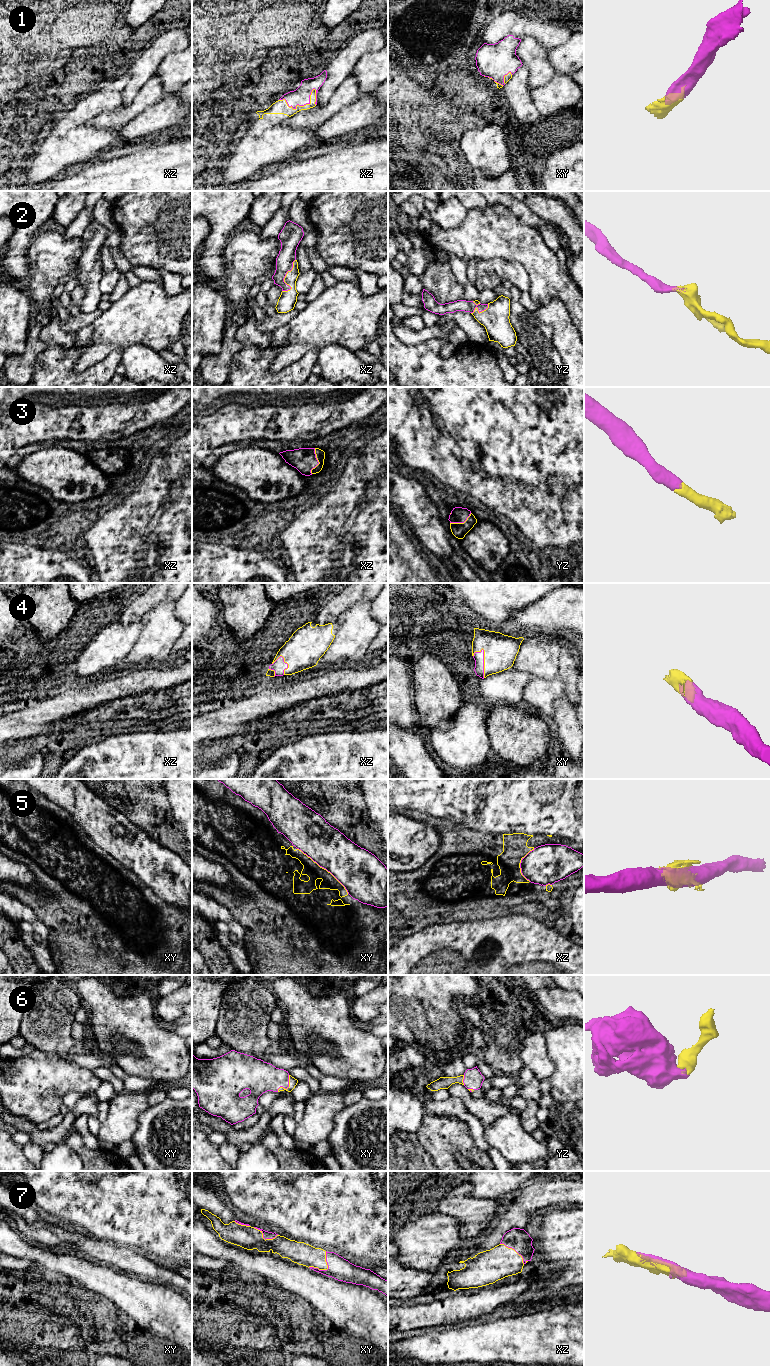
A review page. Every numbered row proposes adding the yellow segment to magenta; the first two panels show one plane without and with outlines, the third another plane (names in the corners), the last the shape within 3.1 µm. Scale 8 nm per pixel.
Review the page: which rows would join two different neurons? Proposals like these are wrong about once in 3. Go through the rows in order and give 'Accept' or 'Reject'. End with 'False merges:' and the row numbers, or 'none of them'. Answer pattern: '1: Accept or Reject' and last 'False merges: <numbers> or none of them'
1: Accept
2: Accept
3: Accept
4: Accept
5: Reject
6: Accept
7: Accept
False merges: 5

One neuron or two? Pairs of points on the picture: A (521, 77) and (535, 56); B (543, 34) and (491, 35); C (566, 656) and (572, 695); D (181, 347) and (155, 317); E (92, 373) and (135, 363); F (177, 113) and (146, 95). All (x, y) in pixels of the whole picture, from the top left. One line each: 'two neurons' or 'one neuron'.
A: two neurons
B: one neuron
C: one neuron
D: two neurons
E: two neurons
F: two neurons

